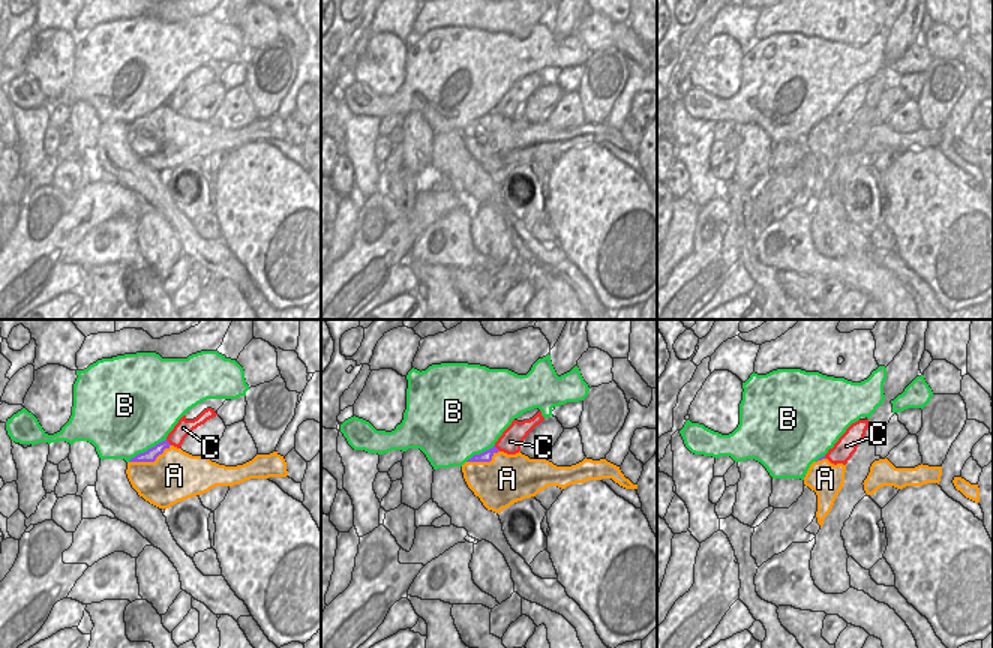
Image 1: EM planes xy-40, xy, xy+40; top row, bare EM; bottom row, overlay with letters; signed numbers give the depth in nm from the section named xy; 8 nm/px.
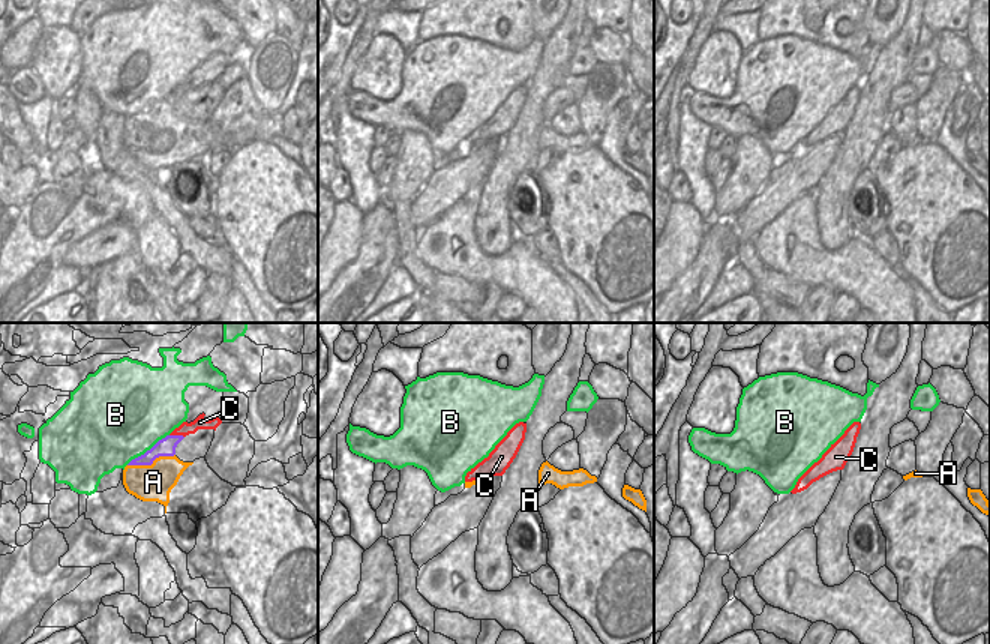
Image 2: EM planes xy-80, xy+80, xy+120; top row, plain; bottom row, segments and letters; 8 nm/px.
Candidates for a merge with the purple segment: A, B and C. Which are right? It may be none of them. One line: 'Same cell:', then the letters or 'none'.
Same cell: C

